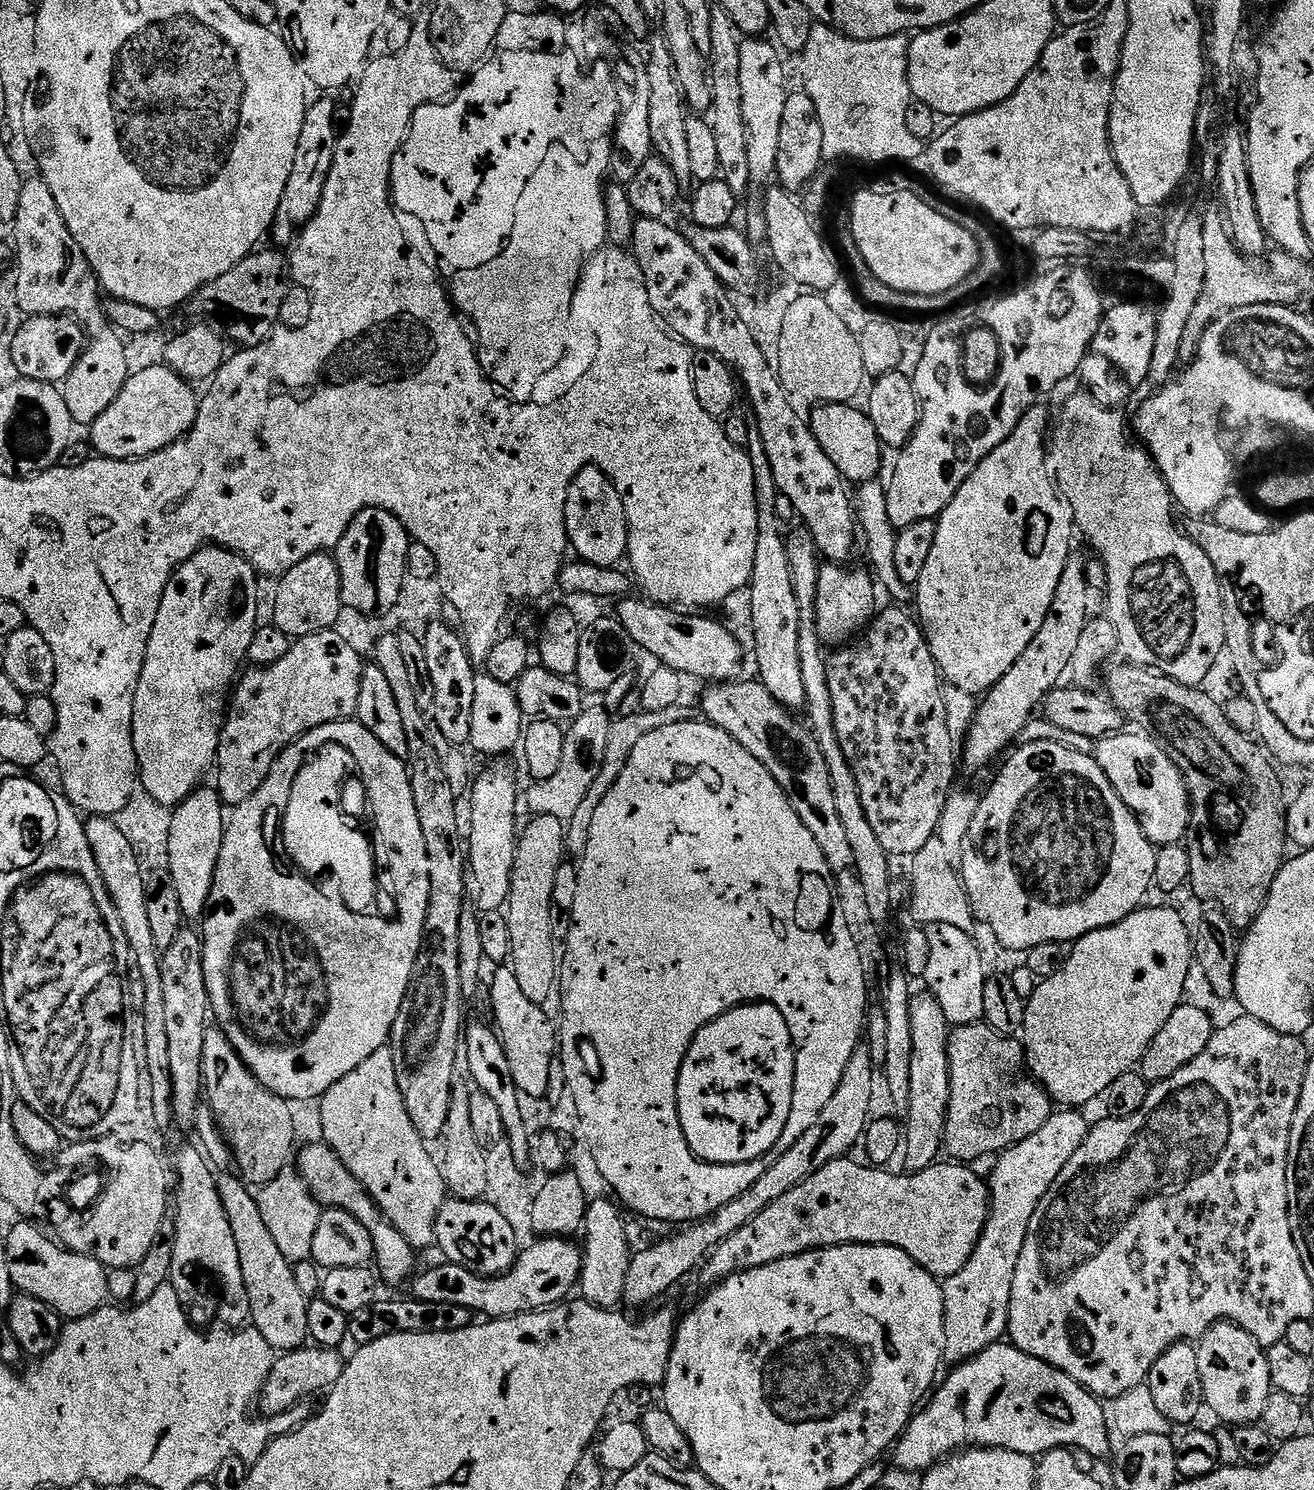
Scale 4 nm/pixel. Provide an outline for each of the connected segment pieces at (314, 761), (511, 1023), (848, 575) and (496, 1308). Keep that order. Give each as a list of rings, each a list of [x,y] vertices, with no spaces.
[[[328,744],[315,753],[299,771],[286,832],[324,832],[324,862],[332,868],[362,868],[362,894],[373,894],[378,889],[378,872],[370,872],[370,863],[376,860],[375,853],[367,838],[346,822],[338,806],[344,776],[353,766],[353,755],[337,744]]]
[[[500,966],[493,972],[496,973],[490,978],[490,985],[494,1004],[494,1028],[499,1033],[501,1044],[505,1048],[506,1059],[510,1062],[510,1069],[514,1076],[514,1082],[517,1083],[517,1090],[525,1097],[547,1097],[550,1086],[550,1062],[552,1058],[558,1055],[558,1033],[556,1026],[550,1022],[548,1012],[541,1005],[530,1002],[530,998],[526,998],[526,993],[522,991],[522,985],[518,982],[518,978],[512,972],[511,967]]]
[[[831,562],[825,563],[821,567],[818,574],[818,586],[816,587],[816,621],[818,622],[818,634],[820,635],[820,642],[825,646],[843,646],[853,638],[860,635],[869,624],[872,623],[874,613],[877,611],[878,605],[876,605],[876,590],[878,592],[877,585],[874,583],[873,573],[869,571],[867,567],[863,568],[848,568],[852,566],[845,566],[844,564],[833,564]]]
[[[540,1238],[535,1242],[517,1255],[514,1266],[505,1276],[480,1276],[457,1264],[442,1262],[424,1273],[421,1271],[411,1281],[411,1295],[424,1302],[462,1306],[475,1315],[494,1320],[555,1308],[567,1301],[579,1285],[584,1253],[579,1243],[568,1238]]]

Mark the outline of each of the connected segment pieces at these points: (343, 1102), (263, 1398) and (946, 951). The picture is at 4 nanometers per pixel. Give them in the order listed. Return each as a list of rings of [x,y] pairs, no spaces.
[[[391,1047],[374,1050],[362,1066],[350,1070],[342,1082],[334,1082],[330,1090],[319,1099],[322,1110],[323,1143],[342,1158],[342,1166],[362,1182],[362,1186],[374,1198],[374,1202],[384,1211],[384,1217],[391,1222],[417,1250],[432,1248],[436,1242],[436,1219],[438,1210],[446,1199],[446,1187],[441,1165],[428,1153],[429,1145],[414,1130],[410,1114],[406,1114],[406,1102],[402,1102],[402,1090],[398,1090],[398,1074],[394,1074],[394,1058]]]
[[[305,1346],[295,1352],[277,1355],[272,1362],[272,1369],[262,1386],[258,1397],[258,1408],[265,1417],[283,1416],[292,1408],[301,1407],[311,1396],[327,1393],[342,1378],[342,1370],[346,1363],[345,1357],[335,1348]]]
[[[927,925],[926,931],[930,938],[930,967],[922,979],[927,984],[927,991],[942,1006],[944,1017],[948,1019],[949,1025],[961,1028],[967,1024],[978,1024],[984,1020],[984,956],[976,945],[976,936],[971,932],[958,929],[956,926]]]

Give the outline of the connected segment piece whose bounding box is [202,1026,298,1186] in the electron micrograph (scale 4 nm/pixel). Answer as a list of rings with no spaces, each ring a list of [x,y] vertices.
[[[209,1026],[202,1042],[202,1078],[206,1107],[212,1111],[212,1117],[228,1141],[240,1179],[249,1186],[274,1182],[274,1178],[289,1167],[298,1148],[289,1101],[266,1090],[266,1086],[254,1078],[219,1026]]]

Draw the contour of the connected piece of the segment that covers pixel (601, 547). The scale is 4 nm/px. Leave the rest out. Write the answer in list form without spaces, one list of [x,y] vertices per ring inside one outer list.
[[[583,468],[570,482],[566,494],[566,506],[564,507],[564,528],[568,531],[568,544],[577,552],[575,554],[581,561],[592,563],[594,566],[615,568],[620,564],[619,560],[625,559],[628,551],[628,523],[626,522],[626,510],[622,498],[618,494],[615,482],[602,470],[597,468]]]

